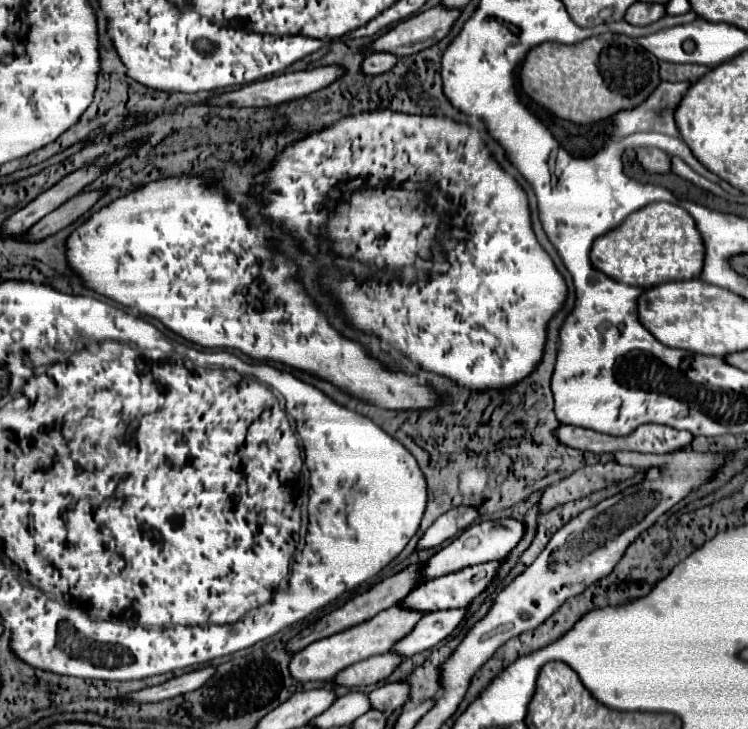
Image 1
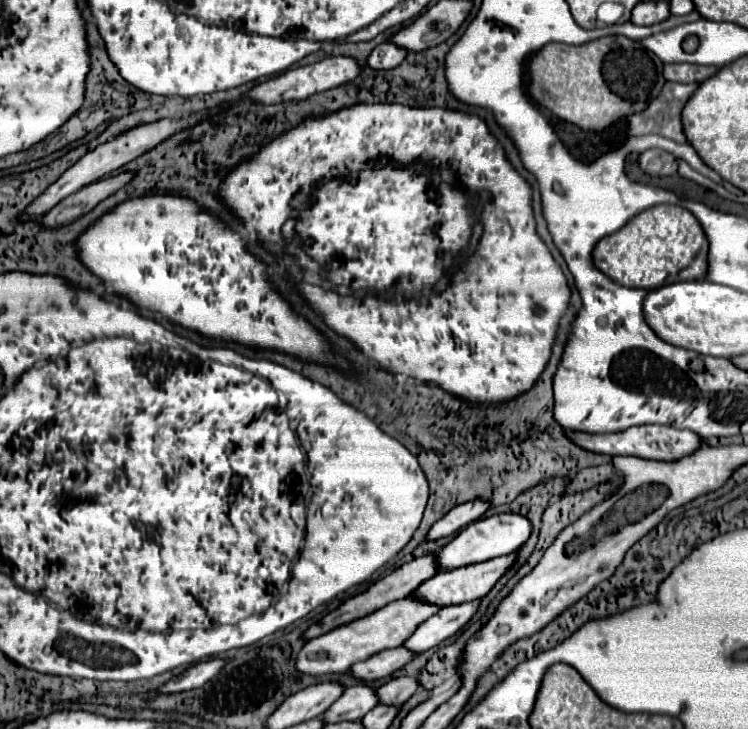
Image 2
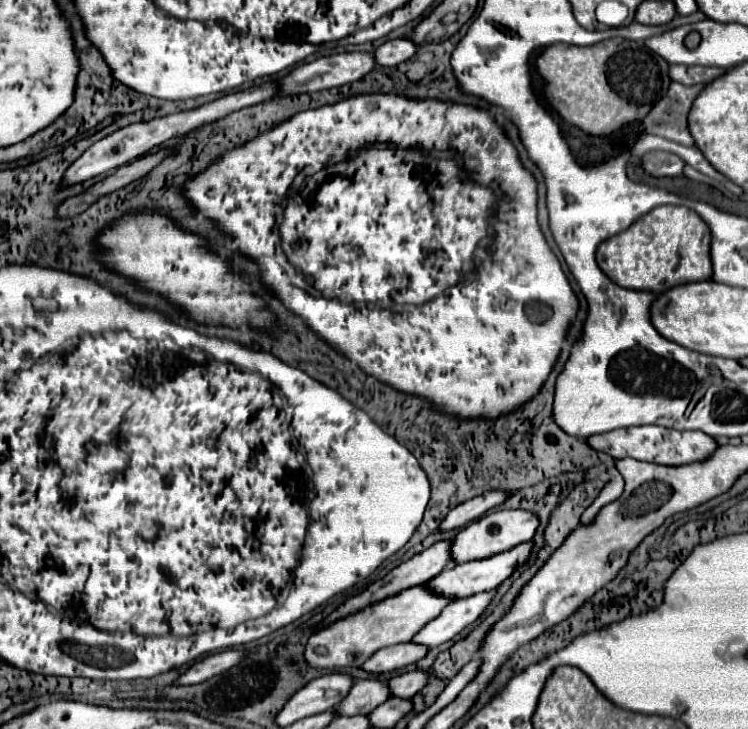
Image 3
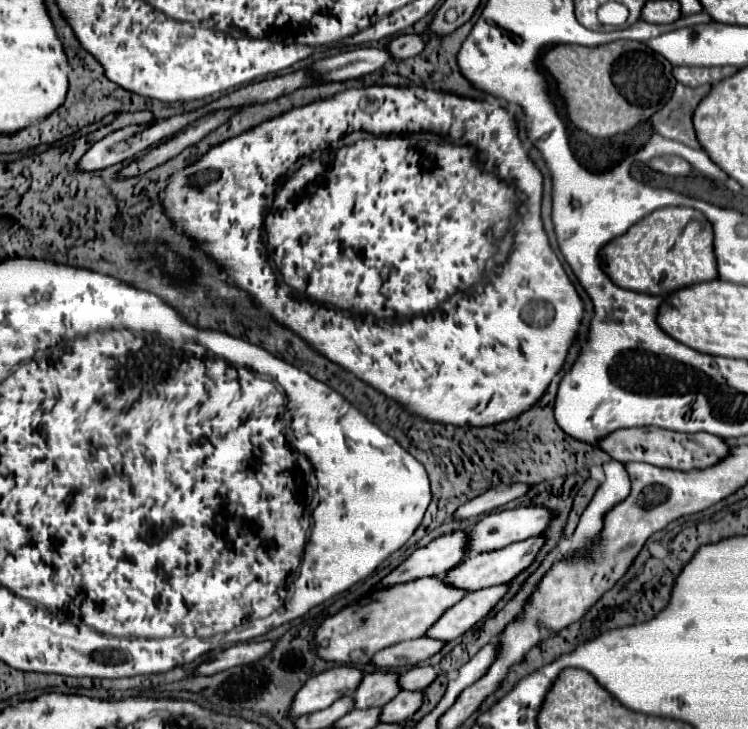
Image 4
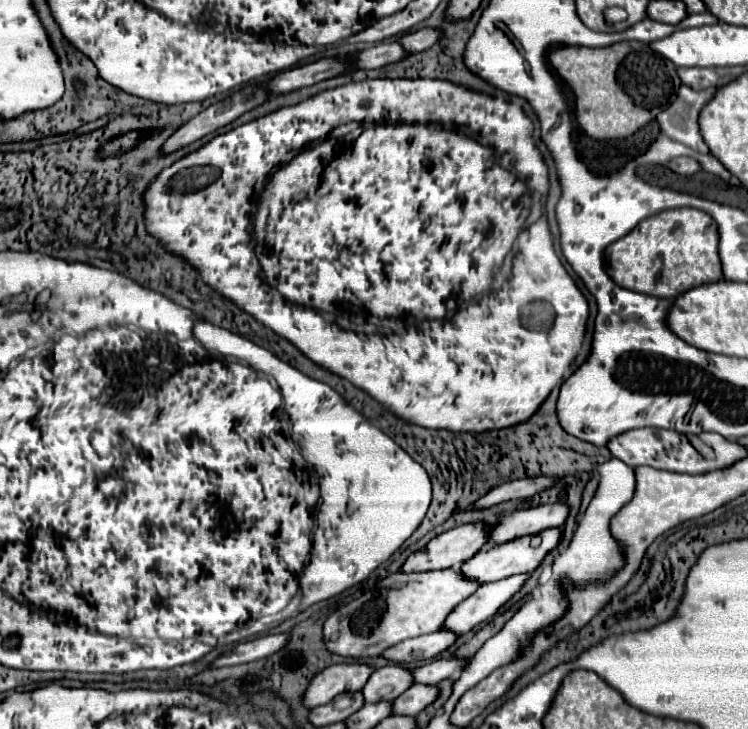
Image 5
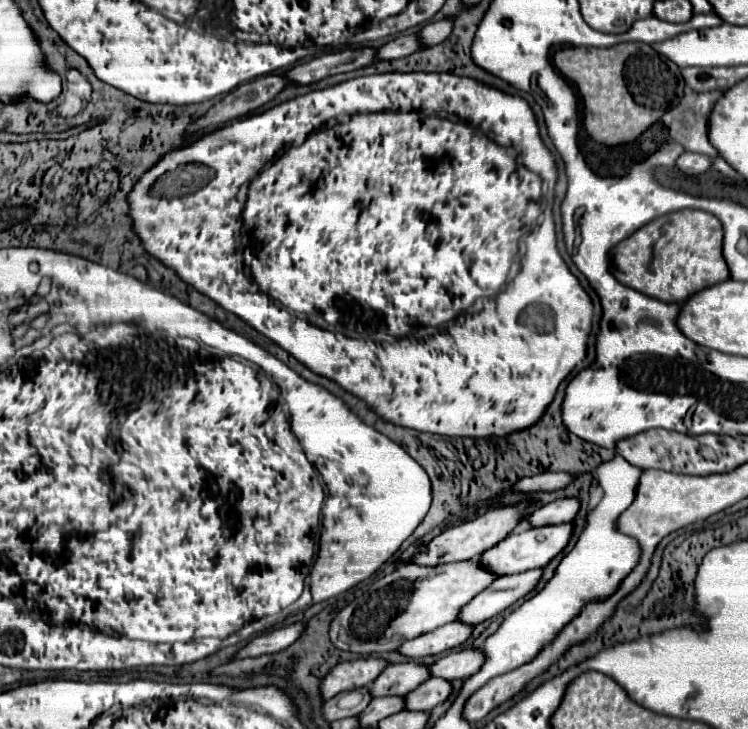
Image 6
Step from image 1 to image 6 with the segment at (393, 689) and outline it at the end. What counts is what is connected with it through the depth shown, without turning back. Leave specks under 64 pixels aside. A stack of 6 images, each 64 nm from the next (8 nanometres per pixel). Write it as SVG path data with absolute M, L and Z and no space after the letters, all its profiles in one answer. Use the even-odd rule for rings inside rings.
M466 646L458 652L450 652L448 656L440 658L438 662L434 662L430 666L432 676L442 676L448 680L456 680L456 678L468 678L472 672L478 672L478 668L482 668L486 656L482 648L472 648Z

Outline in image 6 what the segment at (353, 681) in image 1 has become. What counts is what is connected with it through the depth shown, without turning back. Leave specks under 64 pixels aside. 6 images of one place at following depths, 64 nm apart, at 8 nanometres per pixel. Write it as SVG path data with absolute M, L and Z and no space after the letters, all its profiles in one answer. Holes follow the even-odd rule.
M454 620L452 624L444 624L444 628L436 628L436 632L406 640L398 650L408 658L424 658L462 646L472 636L472 632L474 624L462 624L462 620Z

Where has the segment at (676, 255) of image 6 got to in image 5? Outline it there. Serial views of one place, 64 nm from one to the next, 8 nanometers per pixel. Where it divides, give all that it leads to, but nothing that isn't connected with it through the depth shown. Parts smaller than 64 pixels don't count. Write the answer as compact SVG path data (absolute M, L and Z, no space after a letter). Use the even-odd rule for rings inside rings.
M694 208L664 210L642 220L638 228L610 244L604 256L610 266L608 274L618 286L666 300L676 300L696 286L724 278L718 258L718 226L710 214Z

